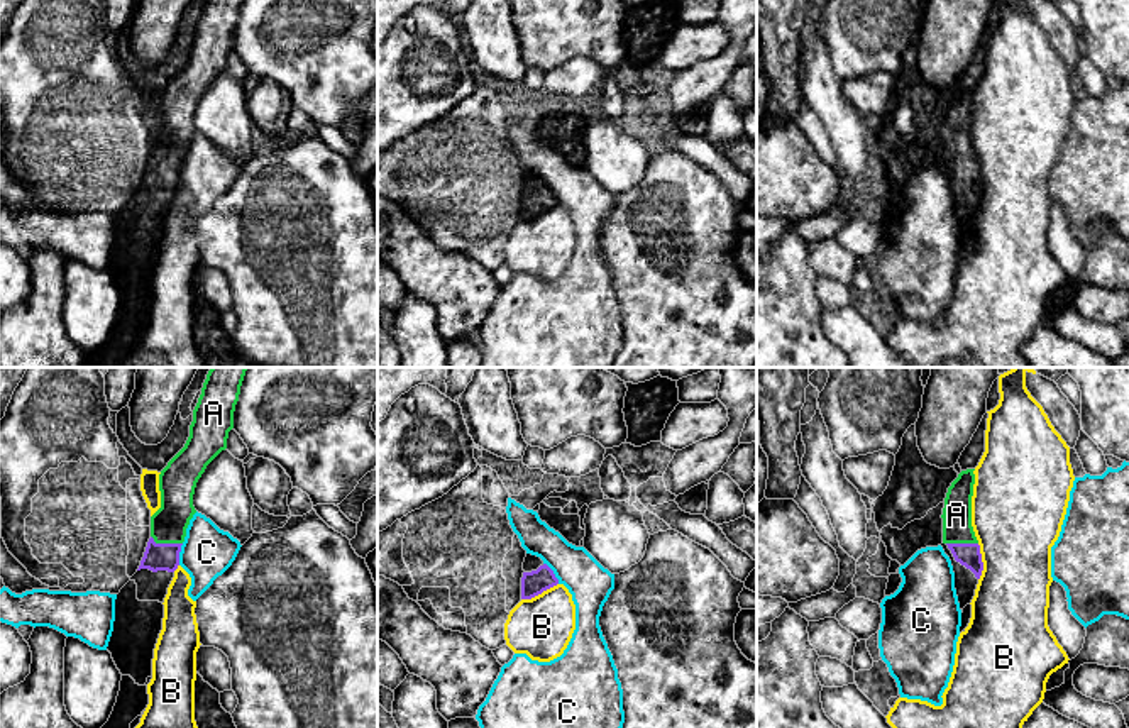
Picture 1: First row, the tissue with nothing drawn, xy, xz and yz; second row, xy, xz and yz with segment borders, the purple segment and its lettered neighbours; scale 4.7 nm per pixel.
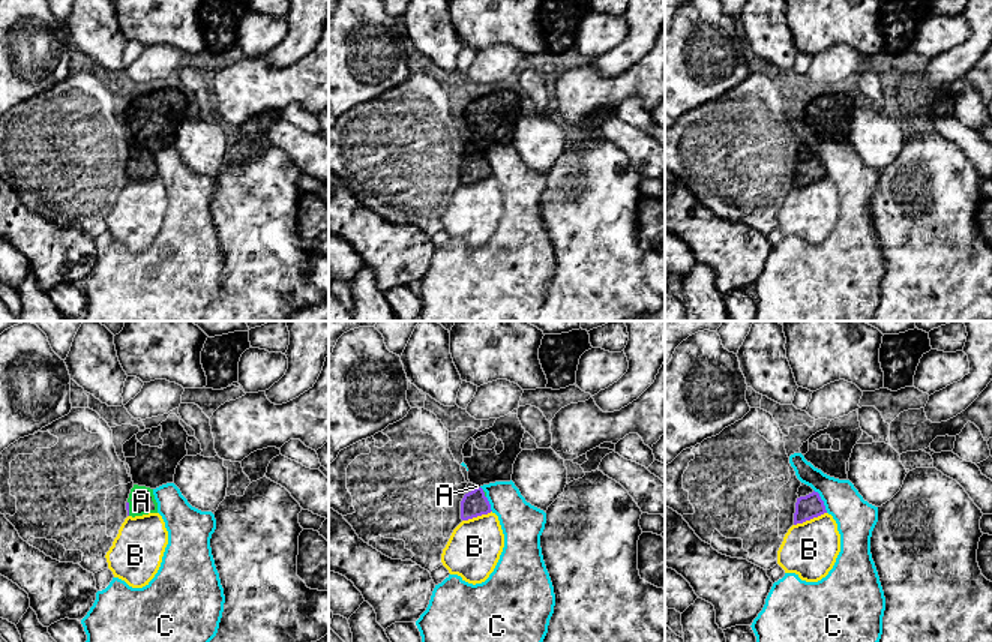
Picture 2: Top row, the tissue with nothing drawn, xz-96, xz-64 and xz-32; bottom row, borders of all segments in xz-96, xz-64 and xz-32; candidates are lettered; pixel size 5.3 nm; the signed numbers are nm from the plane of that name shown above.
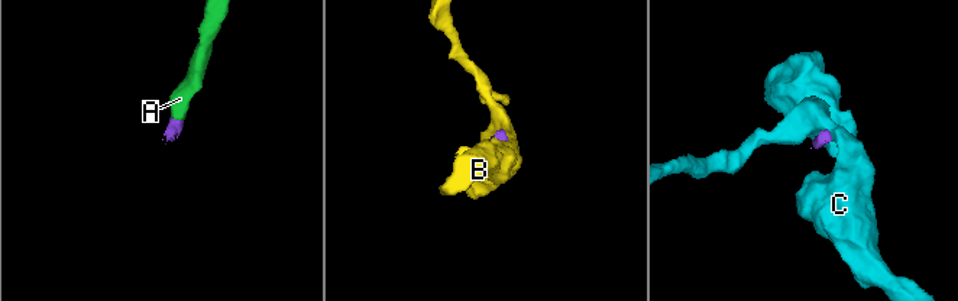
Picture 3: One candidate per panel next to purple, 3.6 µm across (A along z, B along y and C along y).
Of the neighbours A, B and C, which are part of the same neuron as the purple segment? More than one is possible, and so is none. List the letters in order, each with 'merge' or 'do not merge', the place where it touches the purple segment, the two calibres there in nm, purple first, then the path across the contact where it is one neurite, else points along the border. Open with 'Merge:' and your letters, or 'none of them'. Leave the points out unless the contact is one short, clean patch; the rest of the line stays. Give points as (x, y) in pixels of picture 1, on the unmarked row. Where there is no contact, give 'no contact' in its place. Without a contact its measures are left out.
Merge: A
A: merge; contact xy (166, 165); calibres 130 and 180 nm; way xy (156, 178), (166, 165), (168, 146)
B: do not merge; contact xz (539, 214); calibres 120 and 300 nm; border xz (557, 204), (522, 220)
C: do not merge; contact xz (552, 193); calibres 120 and 200 nm; border xz (544, 183), (559, 204)

